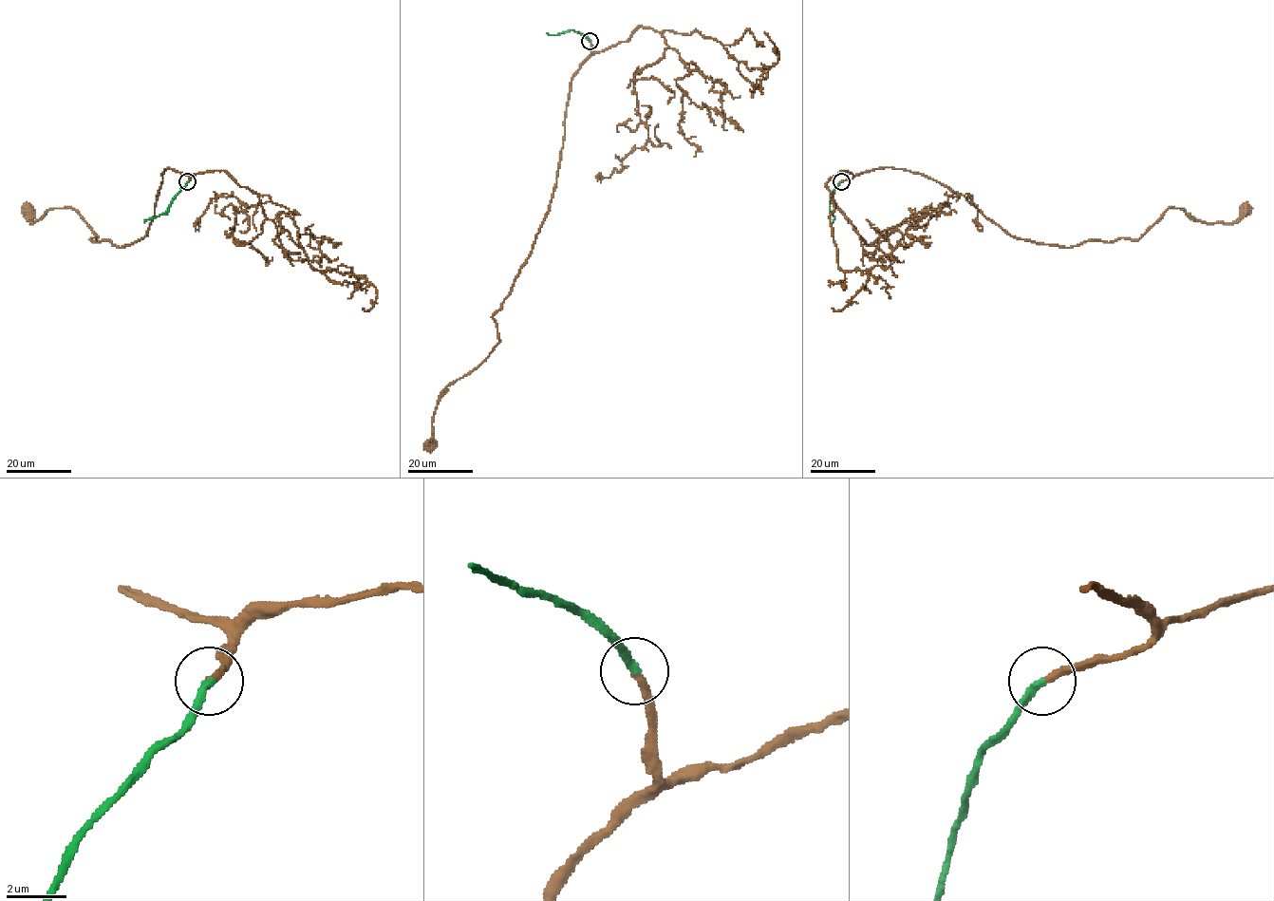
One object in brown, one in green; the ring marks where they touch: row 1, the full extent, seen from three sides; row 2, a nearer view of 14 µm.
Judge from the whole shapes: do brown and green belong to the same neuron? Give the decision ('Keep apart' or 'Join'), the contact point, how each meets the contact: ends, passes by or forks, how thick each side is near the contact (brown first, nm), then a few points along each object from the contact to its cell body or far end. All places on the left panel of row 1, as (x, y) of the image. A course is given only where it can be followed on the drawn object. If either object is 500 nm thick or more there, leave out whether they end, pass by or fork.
Join. Place: (187, 181). At the ring brown ends. At the ring green ends. Thickness 240 nm (brown) against 280 nm. Course of brown: (187, 181), (164, 170), (146, 234), (124, 247), (93, 242), (71, 207), (30, 222), (26, 201). Course of green: (187, 181), (168, 209), (144, 222)

